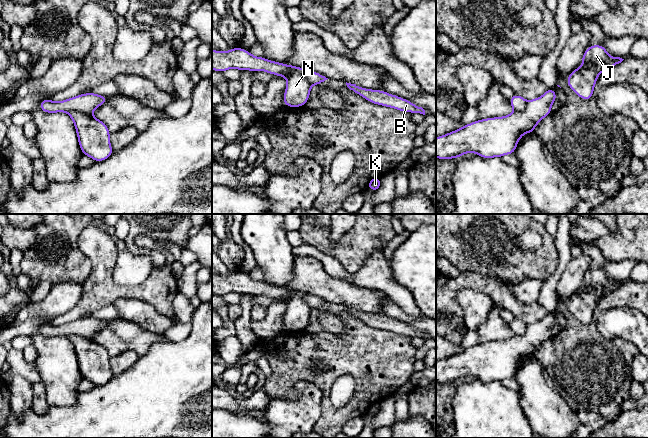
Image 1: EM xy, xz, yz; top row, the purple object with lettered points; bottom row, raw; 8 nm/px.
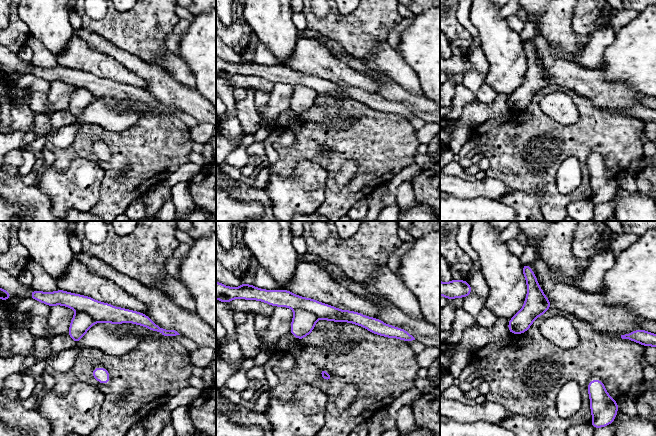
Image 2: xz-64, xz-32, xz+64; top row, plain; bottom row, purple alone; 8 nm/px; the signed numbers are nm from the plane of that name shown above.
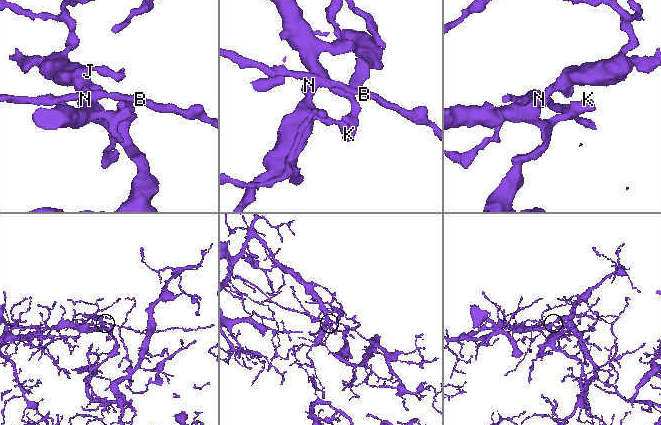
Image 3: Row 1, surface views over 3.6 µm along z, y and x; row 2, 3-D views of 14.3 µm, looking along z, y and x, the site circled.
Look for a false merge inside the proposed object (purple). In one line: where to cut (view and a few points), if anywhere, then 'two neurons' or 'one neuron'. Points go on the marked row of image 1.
xy (67, 112), (78, 110), (90, 115) | two neurons

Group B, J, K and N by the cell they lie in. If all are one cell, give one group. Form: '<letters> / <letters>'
B / J K N

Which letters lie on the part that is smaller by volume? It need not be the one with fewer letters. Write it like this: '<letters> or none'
B

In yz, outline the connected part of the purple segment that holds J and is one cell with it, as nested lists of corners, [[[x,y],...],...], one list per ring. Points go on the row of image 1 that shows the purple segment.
[[[591,45],[583,54],[581,61],[583,65],[577,67],[567,77],[567,84],[581,99],[590,100],[599,74],[623,60],[620,57],[609,56],[602,45]]]

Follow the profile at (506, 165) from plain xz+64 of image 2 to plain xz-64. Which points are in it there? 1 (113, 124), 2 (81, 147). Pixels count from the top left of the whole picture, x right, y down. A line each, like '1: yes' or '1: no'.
1: no
2: yes

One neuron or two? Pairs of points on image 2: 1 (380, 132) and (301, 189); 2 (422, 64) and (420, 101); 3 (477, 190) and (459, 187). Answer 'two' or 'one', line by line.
1: two
2: two
3: one

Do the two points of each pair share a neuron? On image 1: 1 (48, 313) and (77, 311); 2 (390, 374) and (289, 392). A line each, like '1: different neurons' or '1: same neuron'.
1: different neurons
2: same neuron

